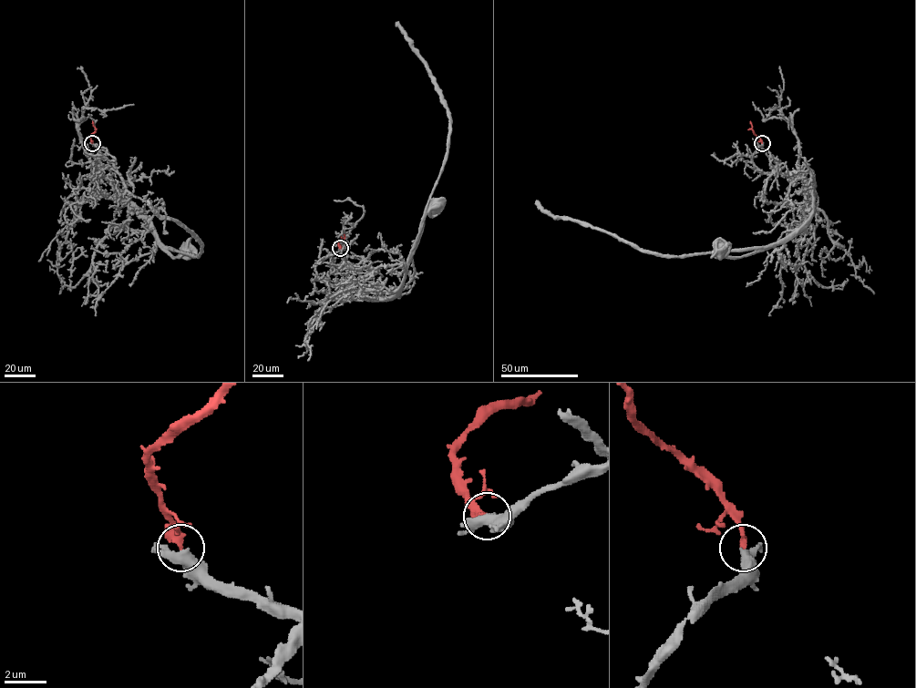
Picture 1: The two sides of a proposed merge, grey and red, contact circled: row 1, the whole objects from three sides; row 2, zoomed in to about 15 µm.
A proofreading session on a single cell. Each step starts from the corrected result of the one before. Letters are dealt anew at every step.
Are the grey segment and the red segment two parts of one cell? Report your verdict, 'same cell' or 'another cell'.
same cell

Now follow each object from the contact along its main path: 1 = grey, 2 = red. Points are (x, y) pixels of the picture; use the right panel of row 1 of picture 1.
1: (762, 143), (754, 164), (765, 172), (800, 178), (811, 193), (812, 214), (759, 251), (741, 256), (717, 251)
2: (762, 143), (754, 133), (750, 121)

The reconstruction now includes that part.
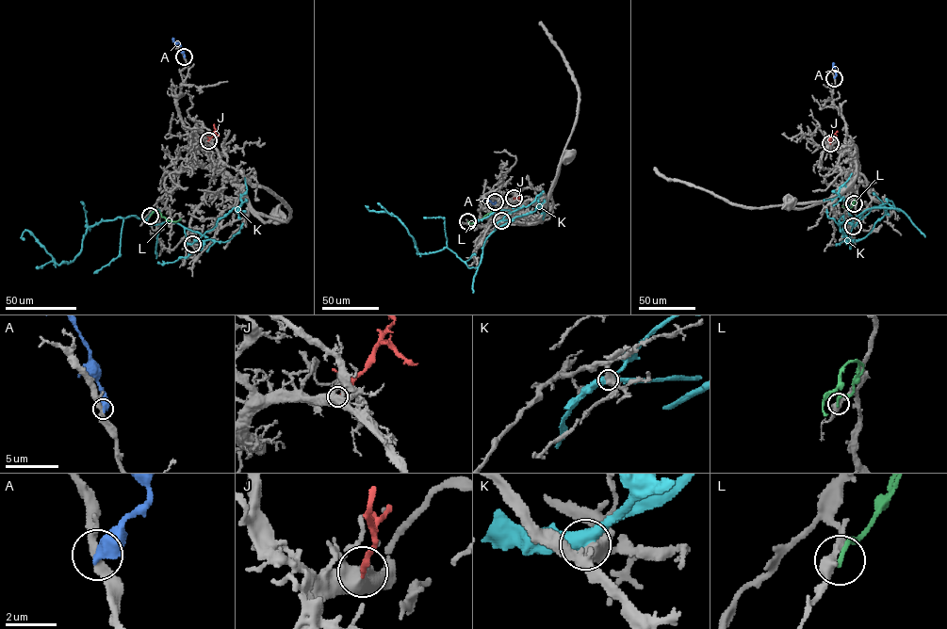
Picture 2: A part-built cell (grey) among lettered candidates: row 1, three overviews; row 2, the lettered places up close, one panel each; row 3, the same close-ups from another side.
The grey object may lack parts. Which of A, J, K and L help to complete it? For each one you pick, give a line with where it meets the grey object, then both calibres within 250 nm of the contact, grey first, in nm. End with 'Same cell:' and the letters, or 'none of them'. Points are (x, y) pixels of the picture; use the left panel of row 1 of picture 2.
J: Touches grey at (208, 140). Thickness 360 nm (grey) against 240 nm
Same cell: J

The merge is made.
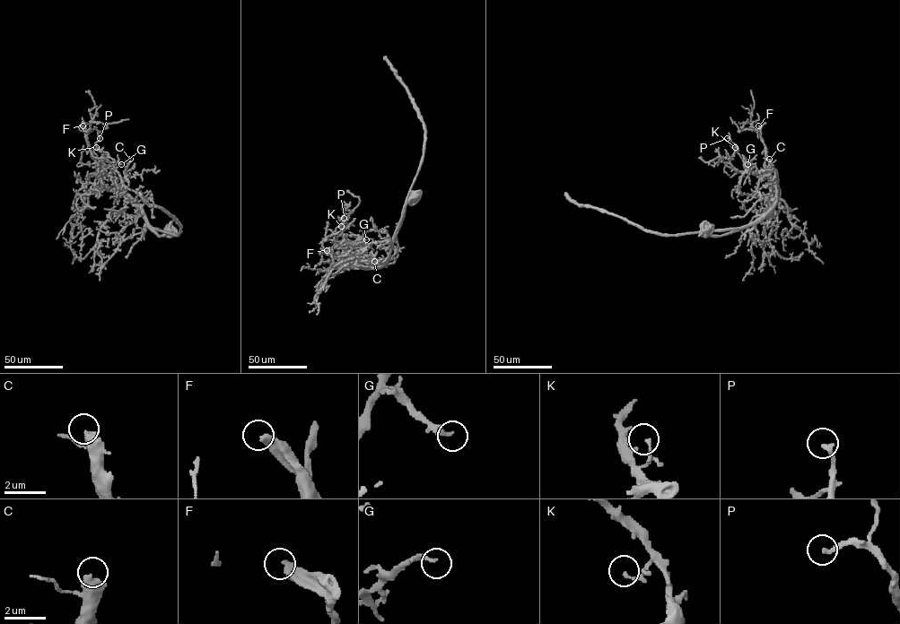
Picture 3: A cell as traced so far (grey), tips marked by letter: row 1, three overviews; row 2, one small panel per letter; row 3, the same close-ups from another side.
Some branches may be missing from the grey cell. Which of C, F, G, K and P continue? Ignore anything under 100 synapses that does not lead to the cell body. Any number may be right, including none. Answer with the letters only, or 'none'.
C, F

